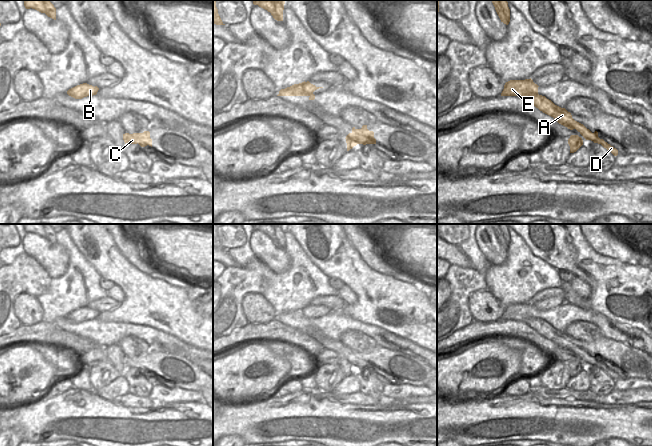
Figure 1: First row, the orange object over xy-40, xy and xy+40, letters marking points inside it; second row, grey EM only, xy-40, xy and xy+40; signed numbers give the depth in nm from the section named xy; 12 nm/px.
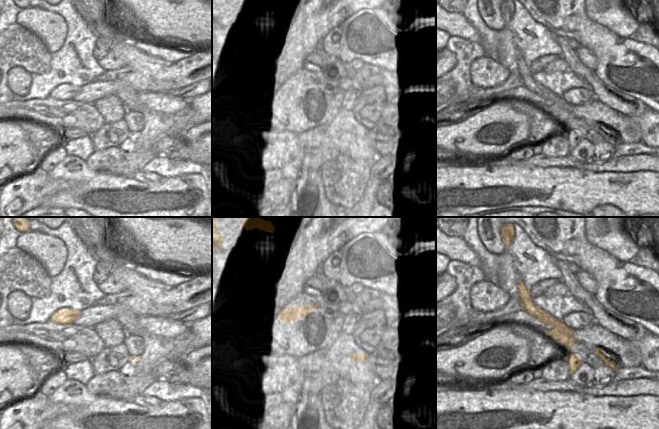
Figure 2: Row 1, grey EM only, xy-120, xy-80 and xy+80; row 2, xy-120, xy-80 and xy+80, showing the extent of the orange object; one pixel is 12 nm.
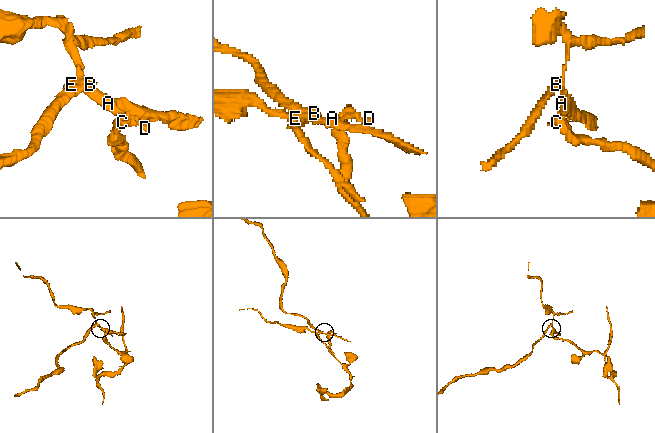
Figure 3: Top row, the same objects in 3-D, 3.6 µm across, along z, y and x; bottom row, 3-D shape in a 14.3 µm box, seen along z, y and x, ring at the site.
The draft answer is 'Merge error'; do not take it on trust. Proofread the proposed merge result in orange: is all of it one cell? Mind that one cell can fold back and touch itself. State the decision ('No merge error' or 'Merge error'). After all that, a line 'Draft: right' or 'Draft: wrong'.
Merge error
Draft: right

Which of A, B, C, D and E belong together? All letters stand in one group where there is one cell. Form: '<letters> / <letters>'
A C D E / B

